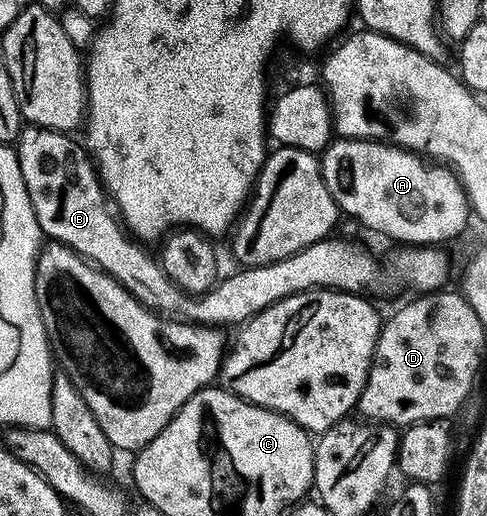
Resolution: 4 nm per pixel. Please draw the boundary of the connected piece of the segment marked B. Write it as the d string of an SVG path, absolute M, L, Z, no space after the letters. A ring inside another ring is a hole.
M25 124L16 136L16 165L20 168L20 177L24 180L24 189L28 192L27 204L34 211L38 219L38 227L45 238L59 243L65 249L73 249L77 255L84 258L97 269L103 269L108 276L115 279L123 287L125 294L136 297L141 305L151 309L152 312L163 315L174 321L187 321L194 325L211 325L225 327L224 325L239 326L248 318L260 313L264 309L277 305L295 293L305 293L307 289L339 289L341 293L354 293L357 295L373 295L372 293L396 293L407 285L413 285L416 291L436 291L445 283L448 277L448 257L440 247L400 247L397 253L388 257L388 262L383 265L374 254L352 241L342 241L337 235L329 235L324 240L306 247L301 253L290 255L281 261L269 265L253 265L251 267L237 268L233 277L221 280L212 286L207 293L193 295L184 293L169 279L155 256L147 253L141 242L133 239L128 230L124 228L119 216L114 212L106 190L100 184L96 166L85 146L76 141L71 141L68 133L59 133L56 129L41 129L39 125Z

